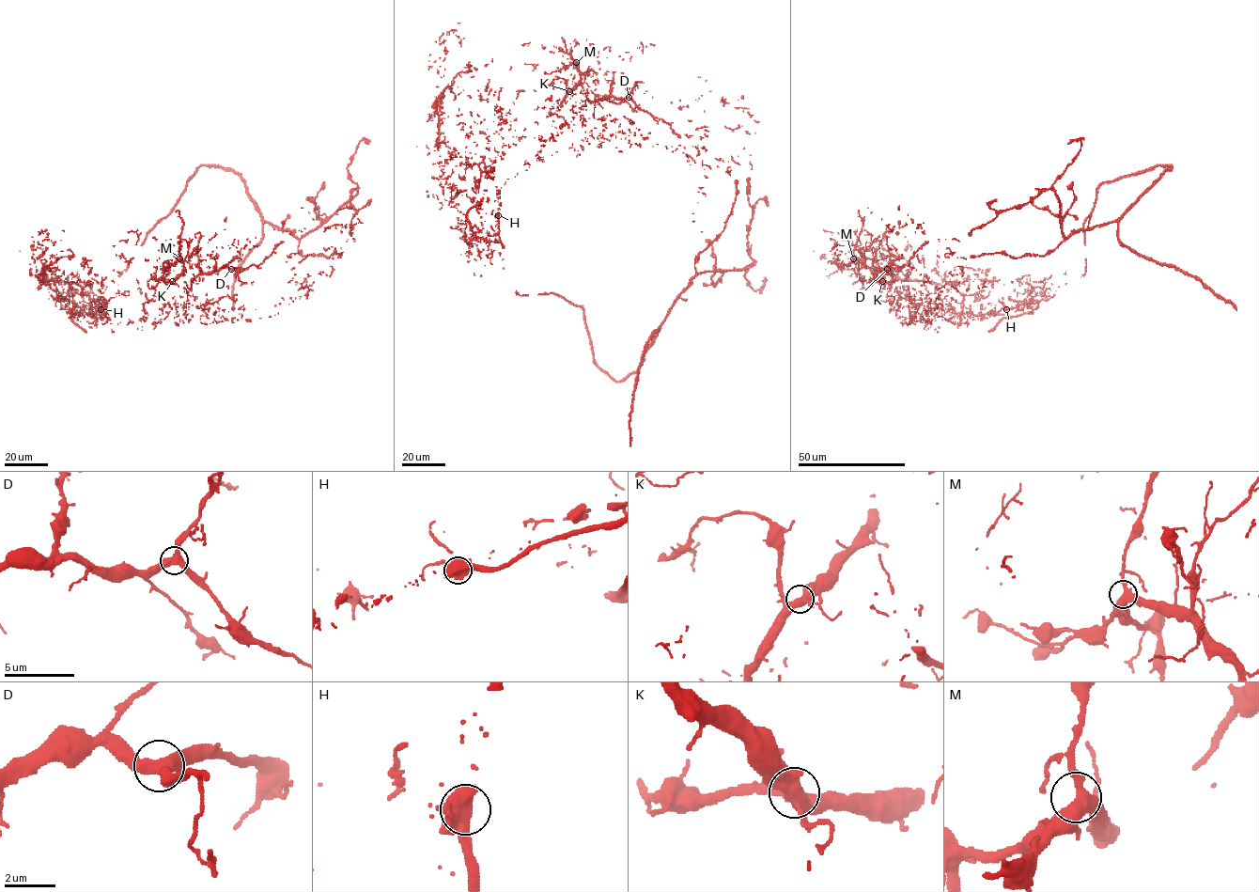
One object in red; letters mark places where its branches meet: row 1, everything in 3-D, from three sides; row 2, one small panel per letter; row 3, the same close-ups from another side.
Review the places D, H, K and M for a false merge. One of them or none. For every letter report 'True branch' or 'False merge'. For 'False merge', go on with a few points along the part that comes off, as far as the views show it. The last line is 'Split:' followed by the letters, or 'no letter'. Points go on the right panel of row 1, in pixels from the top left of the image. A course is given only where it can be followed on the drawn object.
D: True branch
H: True branch
K: True branch
M: True branch
Split: no letter

